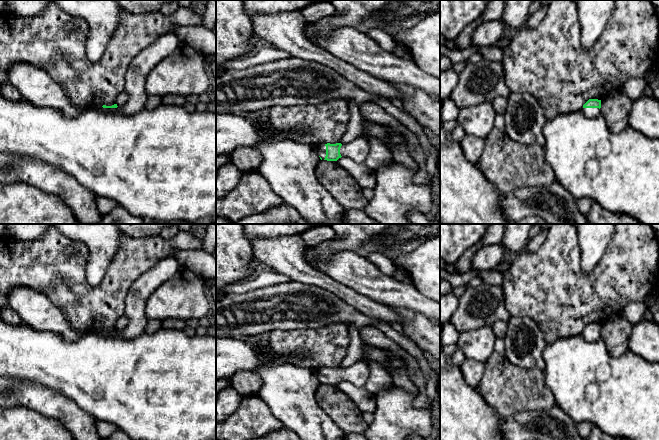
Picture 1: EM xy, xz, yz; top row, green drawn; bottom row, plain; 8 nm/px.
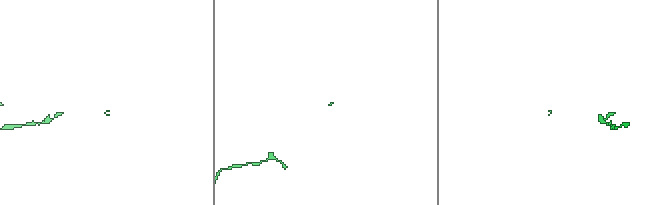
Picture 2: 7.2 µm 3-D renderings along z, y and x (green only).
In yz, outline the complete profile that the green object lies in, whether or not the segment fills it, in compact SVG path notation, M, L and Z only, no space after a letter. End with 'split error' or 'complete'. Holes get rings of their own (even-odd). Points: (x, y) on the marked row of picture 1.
M589 99L583 105L583 113L588 117L596 117L601 114L601 100L598 99Z | split error

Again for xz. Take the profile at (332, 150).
M362 135L347 144L321 144L317 154L321 160L337 161L341 157L349 158L357 163L364 163L370 152L370 143Z | split error

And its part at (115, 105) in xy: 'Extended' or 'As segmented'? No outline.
Extended

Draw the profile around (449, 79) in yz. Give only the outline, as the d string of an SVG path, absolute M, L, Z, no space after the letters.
M453 70L440 72L440 100L449 98L456 88L459 74Z

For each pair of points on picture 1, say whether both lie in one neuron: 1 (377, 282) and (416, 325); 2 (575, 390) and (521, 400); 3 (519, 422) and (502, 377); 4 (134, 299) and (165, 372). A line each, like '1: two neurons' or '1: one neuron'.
1: two neurons
2: two neurons
3: two neurons
4: two neurons

